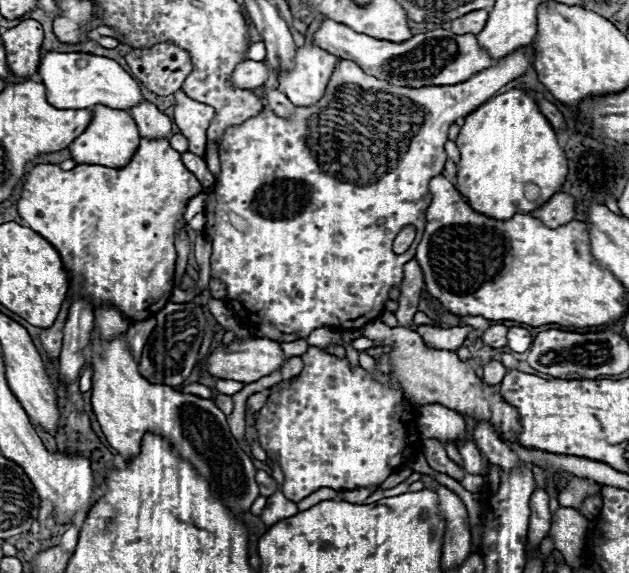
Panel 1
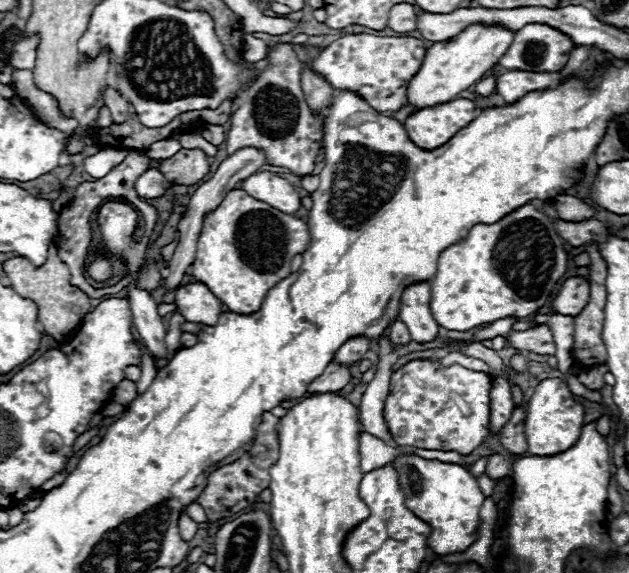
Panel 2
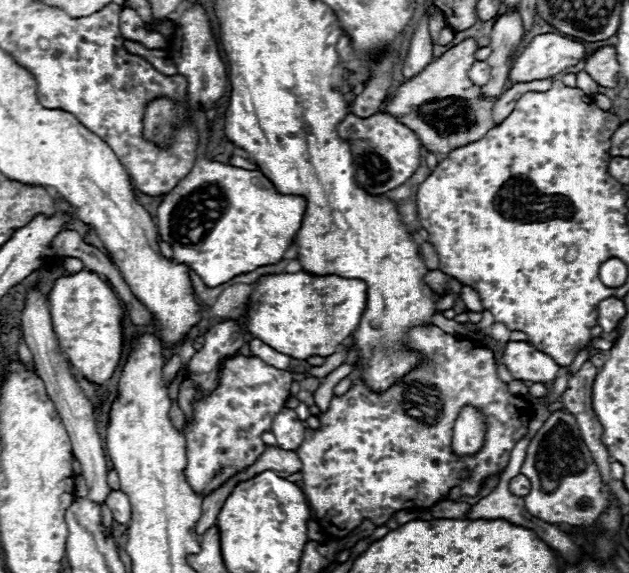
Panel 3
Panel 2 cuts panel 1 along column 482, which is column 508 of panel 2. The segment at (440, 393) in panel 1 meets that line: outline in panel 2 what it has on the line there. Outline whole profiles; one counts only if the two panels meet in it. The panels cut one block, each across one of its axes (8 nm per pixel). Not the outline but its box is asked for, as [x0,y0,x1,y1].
[490,378,514,434]

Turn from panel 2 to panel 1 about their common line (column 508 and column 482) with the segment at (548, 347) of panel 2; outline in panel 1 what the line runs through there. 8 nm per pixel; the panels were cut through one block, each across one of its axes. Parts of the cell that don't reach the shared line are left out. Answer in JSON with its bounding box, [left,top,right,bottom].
[480,324,508,348]

